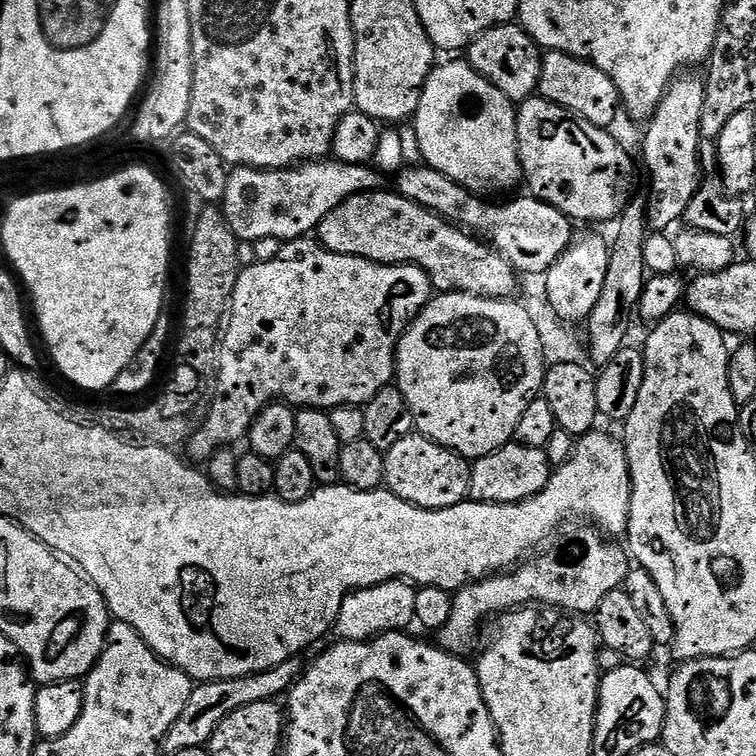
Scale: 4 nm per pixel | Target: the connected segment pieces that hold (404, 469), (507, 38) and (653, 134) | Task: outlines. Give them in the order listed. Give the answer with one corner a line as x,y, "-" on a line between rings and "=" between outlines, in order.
413,434
402,438
402,442
394,442
394,446
390,446
390,450
384,453
383,487
419,508
458,506
469,499
472,490
472,466
465,457
459,456
454,450
443,448
438,442
425,436
=
516,22
499,24
496,28
486,30
466,49
467,63
471,64
473,70
498,86
498,90
502,90
502,94
513,102
531,100
537,95
541,59
542,52
536,41
=
680,74
664,91
662,102
657,106
648,128
644,132
644,168
648,171
648,226
652,232
669,231
671,224
680,224
686,214
686,206
694,198
702,183
702,173
698,162
698,146
700,145
700,123
702,122
702,106
704,105
704,80
696,74

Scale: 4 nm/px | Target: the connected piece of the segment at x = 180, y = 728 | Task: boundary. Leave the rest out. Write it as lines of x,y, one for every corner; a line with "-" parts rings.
293,658
265,672
255,672
242,678
197,683
190,694
190,702
186,702
182,714
178,714
178,722
174,722
174,726
170,726
170,730
166,734
162,745
163,751
174,754
178,750
203,748
214,734
218,722
222,722
222,718
226,718
230,714
234,714
234,710
242,710
242,706
250,706
254,702
266,702
283,697
295,684
296,677
302,671
300,662
299,659

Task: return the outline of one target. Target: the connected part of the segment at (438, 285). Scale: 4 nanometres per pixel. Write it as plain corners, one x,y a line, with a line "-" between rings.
384,191
359,192
346,202
342,202
338,208
330,210
330,214
322,218
315,231
322,247
334,254
366,258
375,264
413,264
428,275
433,289
440,294
465,292
471,296
485,296
491,300
506,300
517,295
515,292
518,273
510,266
510,262
506,262
506,258
494,254
492,245
477,240
475,236
469,236
453,224
446,223
437,212
431,212
410,202
400,195
399,191

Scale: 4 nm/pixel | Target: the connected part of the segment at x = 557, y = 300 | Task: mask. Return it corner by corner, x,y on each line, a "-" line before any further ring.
584,230
584,232
573,239
571,246
550,266
550,270
544,273
542,283
549,295
549,302
555,313
564,322
572,320
587,321
589,314
598,303
602,294
602,285
606,283
606,266
608,265
608,254
610,244
607,239
599,236
599,231

